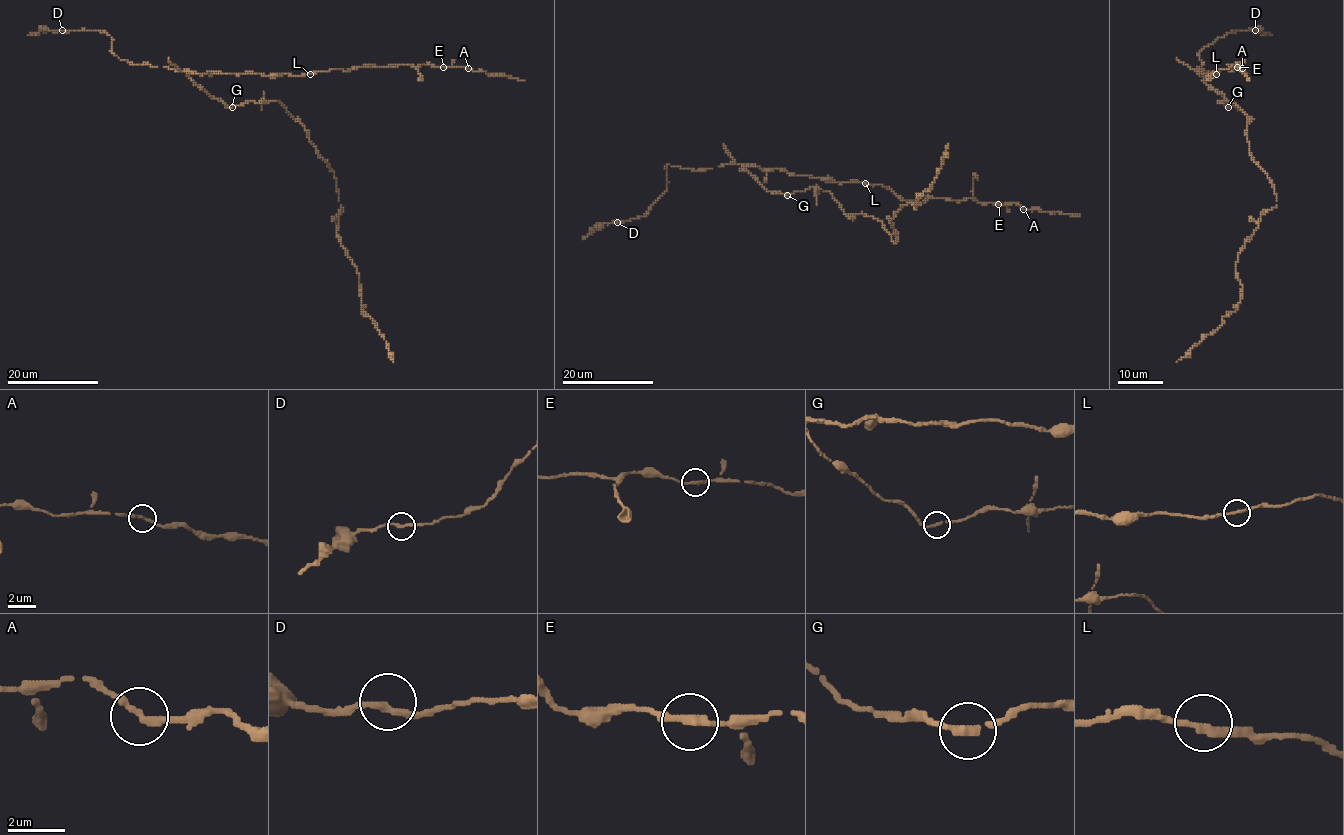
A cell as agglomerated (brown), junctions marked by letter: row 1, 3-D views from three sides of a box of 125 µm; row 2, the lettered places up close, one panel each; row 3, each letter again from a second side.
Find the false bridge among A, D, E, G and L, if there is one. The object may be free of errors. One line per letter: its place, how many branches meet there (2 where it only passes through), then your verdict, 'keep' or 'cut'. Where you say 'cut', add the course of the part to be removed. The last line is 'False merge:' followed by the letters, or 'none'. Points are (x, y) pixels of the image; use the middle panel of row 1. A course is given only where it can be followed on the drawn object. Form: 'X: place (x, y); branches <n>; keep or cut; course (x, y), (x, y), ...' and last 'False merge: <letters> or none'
A: place (1023, 209); branches 2; keep
D: place (617, 222); branches 2; keep
E: place (998, 204); branches 2; keep
G: place (787, 195); branches 2; keep
L: place (865, 183); branches 2; keep
False merge: none

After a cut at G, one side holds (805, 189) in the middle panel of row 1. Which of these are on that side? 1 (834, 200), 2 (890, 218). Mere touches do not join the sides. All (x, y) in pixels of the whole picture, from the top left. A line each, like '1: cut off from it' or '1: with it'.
1: with it
2: with it

